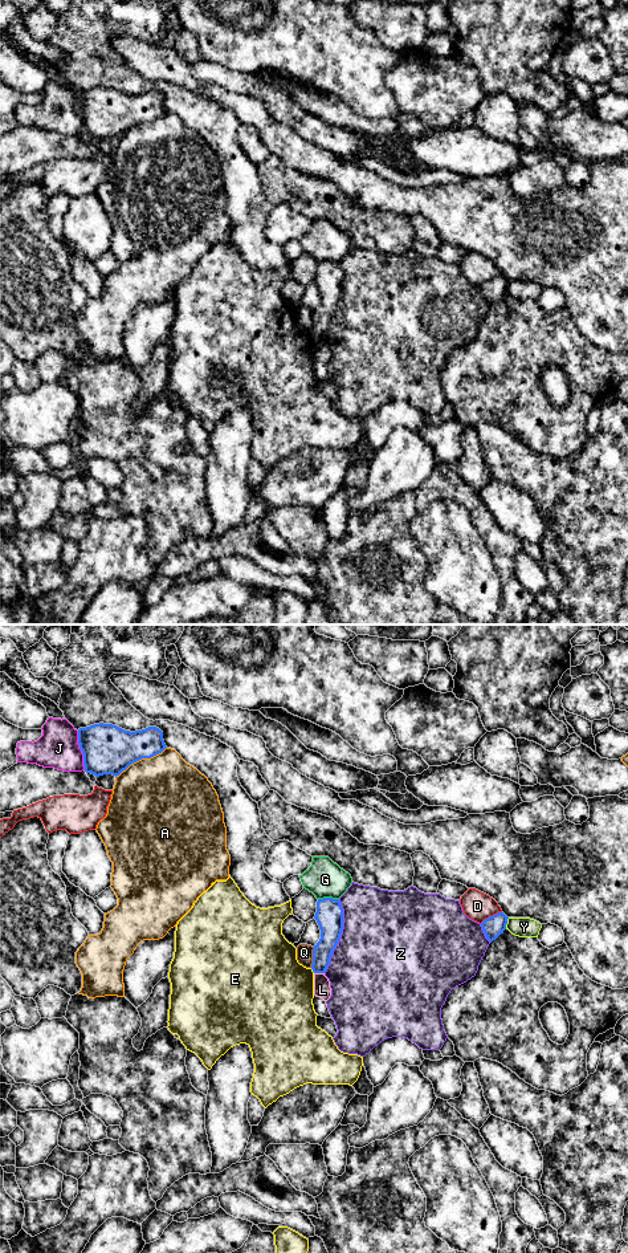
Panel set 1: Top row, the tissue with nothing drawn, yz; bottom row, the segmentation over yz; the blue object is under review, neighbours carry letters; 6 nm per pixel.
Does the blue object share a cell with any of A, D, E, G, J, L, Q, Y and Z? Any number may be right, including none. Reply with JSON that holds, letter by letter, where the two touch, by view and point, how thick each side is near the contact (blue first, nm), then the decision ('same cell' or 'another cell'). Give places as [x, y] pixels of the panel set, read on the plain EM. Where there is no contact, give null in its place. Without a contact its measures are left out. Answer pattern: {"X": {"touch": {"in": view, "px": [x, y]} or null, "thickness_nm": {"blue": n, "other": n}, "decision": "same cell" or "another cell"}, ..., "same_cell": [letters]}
{"A": {"touch": {"in": "yz", "px": [141, 122]}, "thickness_nm": {"blue": 300, "other": 480}, "decision": "another cell"}, "D": {"touch": {"in": "yz", "px": [490, 280]}, "thickness_nm": {"blue": 120, "other": 180}, "decision": "another cell"}, "E": {"touch": {"in": "yz", "px": [313, 334]}, "thickness_nm": {"blue": 130, "other": 440}, "decision": "another cell"}, "G": {"touch": {"in": "yz", "px": [327, 261]}, "thickness_nm": {"blue": 170, "other": 220}, "decision": "same cell"}, "J": {"touch": {"in": "yz", "px": [81, 113]}, "thickness_nm": {"blue": 300, "other": 240}, "decision": "another cell"}, "L": {"touch": {"in": "yz", "px": [319, 336]}, "thickness_nm": {"blue": 130, "other": 100}, "decision": "another cell"}, "Q": {"touch": {"in": "yz", "px": [313, 321]}, "thickness_nm": {"blue": 160, "other": 100}, "decision": "another cell"}, "Y": {"touch": {"in": "yz", "px": [506, 287]}, "thickness_nm": {"blue": 120, "other": 130}, "decision": "another cell"}, "Z": {"touch": {"in": "yz", "px": [339, 300]}, "thickness_nm": {"blue": 170, "other": 500}, "decision": "another cell"}, "same_cell": ["G"]}

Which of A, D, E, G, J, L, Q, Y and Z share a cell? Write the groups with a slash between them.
A Y / D / E / G / J / L Q / Z

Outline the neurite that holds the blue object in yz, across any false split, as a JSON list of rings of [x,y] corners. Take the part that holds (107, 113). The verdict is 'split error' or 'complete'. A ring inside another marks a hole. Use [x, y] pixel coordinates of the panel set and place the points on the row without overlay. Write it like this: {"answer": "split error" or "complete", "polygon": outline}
{"answer": "complete", "polygon": [[[103,86],[79,91],[78,107],[83,118],[85,135],[95,141],[117,141],[131,127],[151,122],[167,111],[163,95],[156,90],[130,95]]]}

